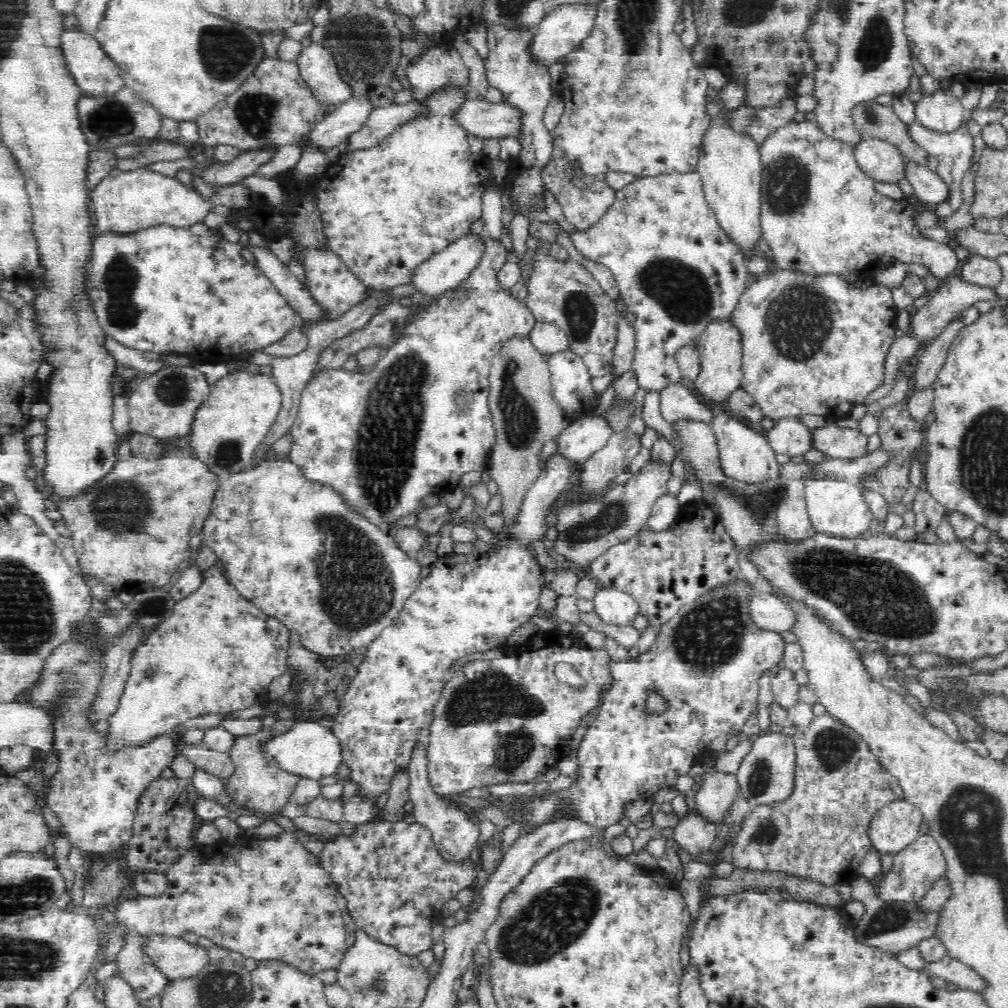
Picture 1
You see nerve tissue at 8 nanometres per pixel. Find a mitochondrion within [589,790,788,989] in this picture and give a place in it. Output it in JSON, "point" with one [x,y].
{"point":[767,831]}

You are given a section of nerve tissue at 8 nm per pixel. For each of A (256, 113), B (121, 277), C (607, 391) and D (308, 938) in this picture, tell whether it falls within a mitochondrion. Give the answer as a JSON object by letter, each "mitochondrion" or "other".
{"A":"mitochondrion","B":"mitochondrion","C":"other","D":"other"}

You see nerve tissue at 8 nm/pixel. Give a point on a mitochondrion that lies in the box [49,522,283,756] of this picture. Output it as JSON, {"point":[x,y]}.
{"point":[155,607]}

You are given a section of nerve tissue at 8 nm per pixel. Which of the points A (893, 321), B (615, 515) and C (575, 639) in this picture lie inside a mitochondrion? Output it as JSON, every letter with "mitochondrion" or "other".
{"A":"other","B":"mitochondrion","C":"other"}

